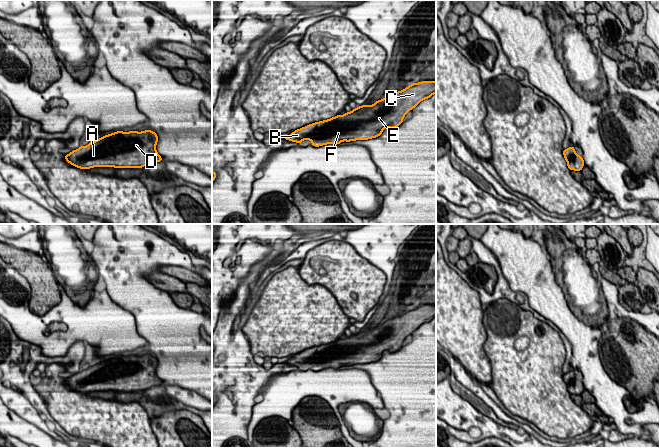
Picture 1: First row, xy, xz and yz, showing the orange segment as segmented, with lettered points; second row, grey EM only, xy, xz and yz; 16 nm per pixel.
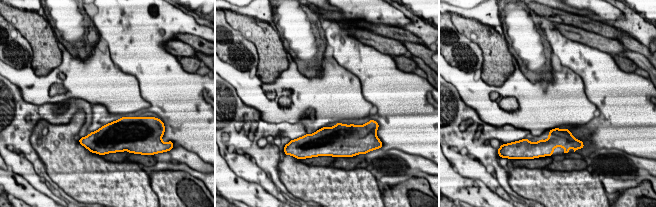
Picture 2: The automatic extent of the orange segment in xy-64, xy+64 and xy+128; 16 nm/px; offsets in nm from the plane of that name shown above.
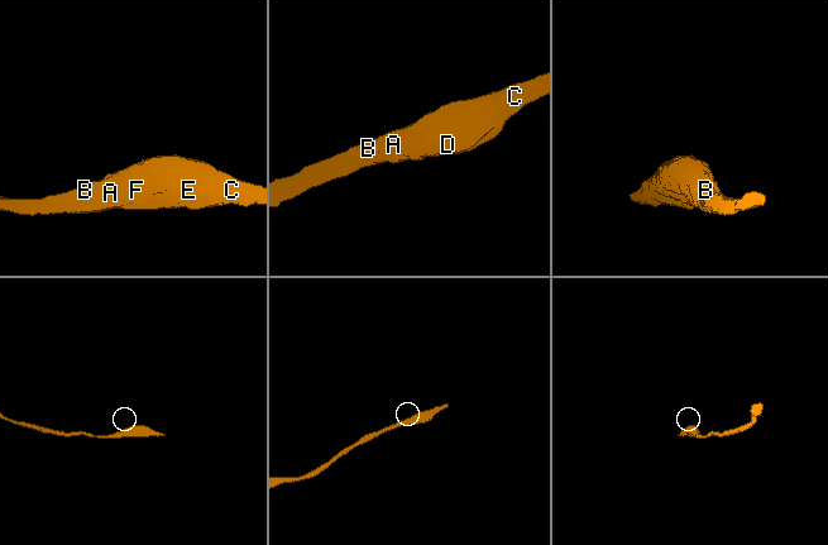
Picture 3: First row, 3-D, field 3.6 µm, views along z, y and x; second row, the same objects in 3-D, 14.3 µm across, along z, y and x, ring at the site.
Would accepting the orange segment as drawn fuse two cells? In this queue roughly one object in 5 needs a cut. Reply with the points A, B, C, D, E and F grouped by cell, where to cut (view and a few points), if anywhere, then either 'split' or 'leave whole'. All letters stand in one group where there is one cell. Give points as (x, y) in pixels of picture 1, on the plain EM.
A B C D E F | no cut | leave whole

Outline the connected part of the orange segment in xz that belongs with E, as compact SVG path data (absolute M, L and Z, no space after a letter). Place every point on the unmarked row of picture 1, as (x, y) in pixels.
M436 305L413 307L373 329L361 329L344 339L315 346L295 354L285 363L296 367L310 364L314 371L343 365L367 364L382 358L385 351L398 351L407 336L436 317Z

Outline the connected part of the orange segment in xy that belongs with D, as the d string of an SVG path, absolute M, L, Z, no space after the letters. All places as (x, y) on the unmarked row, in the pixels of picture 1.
M151 354L142 356L114 356L87 370L80 370L65 379L71 389L89 393L93 391L142 392L162 385L156 375L158 360Z

